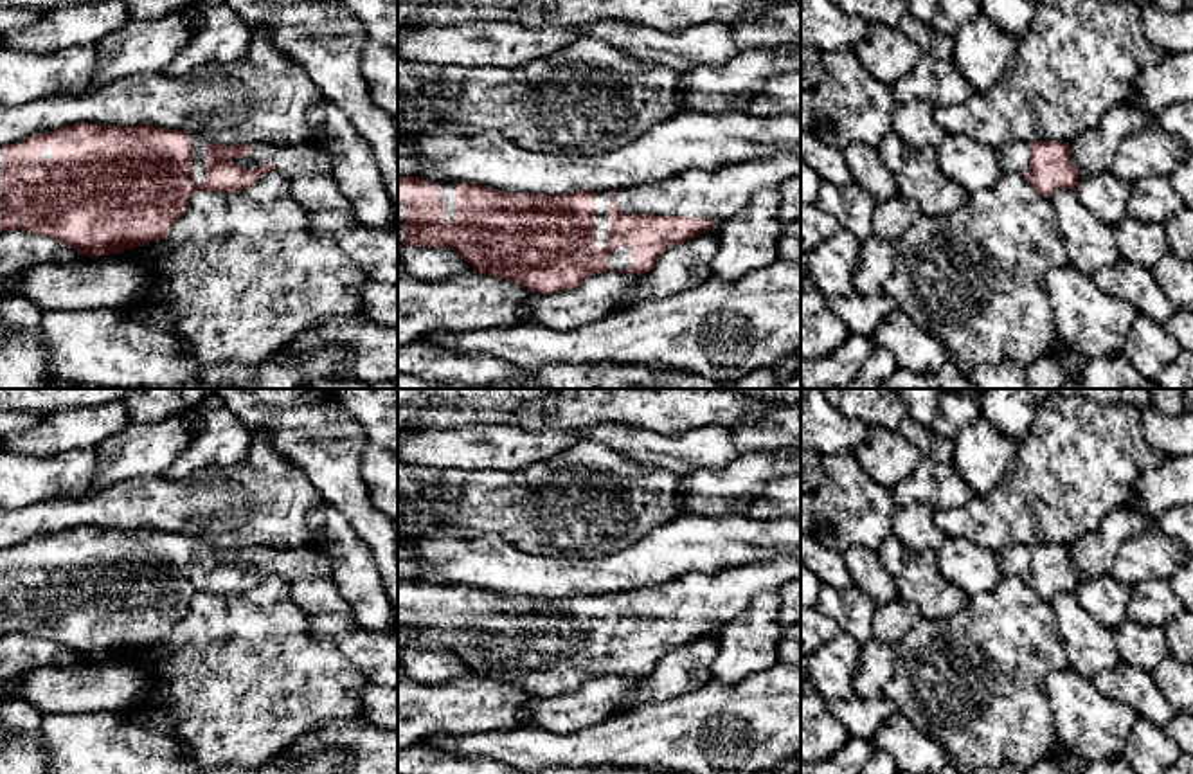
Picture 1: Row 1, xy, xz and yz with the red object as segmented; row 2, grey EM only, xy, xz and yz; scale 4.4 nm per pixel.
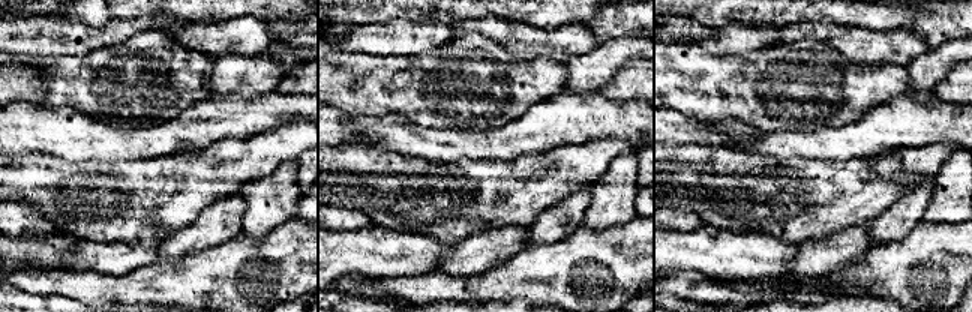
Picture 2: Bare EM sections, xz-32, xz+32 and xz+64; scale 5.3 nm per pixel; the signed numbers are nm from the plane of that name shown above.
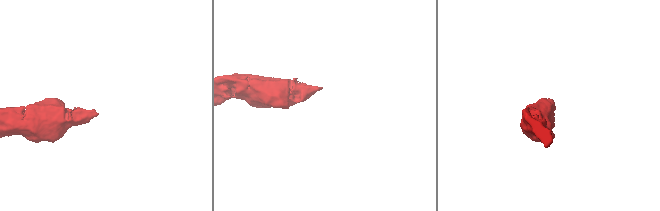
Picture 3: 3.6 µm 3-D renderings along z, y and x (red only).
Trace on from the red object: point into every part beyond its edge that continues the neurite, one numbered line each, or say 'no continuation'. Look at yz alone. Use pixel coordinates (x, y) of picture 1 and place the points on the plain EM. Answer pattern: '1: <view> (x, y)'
1: yz (1013, 560)

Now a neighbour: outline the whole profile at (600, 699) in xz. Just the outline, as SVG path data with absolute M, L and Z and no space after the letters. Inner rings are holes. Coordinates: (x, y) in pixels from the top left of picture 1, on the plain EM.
M605 675L590 679L572 693L551 698L533 695L524 704L524 718L529 725L552 734L574 734L621 715L621 704L639 680Z

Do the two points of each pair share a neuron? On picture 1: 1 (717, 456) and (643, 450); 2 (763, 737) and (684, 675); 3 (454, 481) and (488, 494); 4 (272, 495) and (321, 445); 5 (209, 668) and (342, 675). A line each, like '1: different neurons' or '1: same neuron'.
1: same neuron
2: different neurons
3: same neuron
4: different neurons
5: same neuron

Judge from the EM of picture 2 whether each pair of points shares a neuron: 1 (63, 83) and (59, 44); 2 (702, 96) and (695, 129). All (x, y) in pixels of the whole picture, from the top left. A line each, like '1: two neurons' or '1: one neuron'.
1: two neurons
2: two neurons

